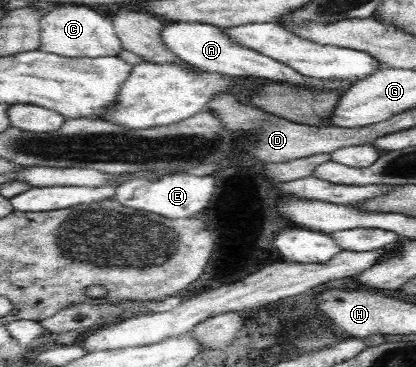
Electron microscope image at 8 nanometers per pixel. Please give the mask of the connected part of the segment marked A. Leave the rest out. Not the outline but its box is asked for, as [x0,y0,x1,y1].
[160,20,353,94]

